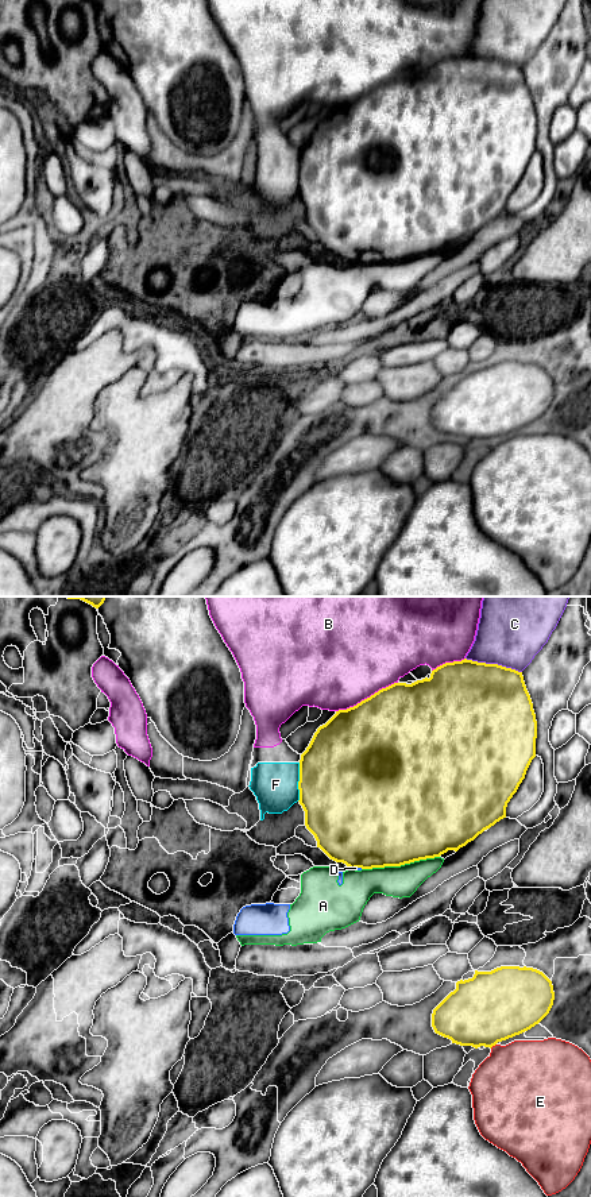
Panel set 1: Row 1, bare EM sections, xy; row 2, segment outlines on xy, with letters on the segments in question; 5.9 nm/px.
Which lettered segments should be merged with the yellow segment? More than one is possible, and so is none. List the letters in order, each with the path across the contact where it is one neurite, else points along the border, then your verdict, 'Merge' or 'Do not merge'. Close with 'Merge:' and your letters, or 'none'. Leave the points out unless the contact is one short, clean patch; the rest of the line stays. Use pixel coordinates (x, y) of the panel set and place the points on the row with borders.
A: Do not merge
B: Do not merge
C: Do not merge
D: Do not merge
E: Do not merge
F: Do not merge
Merge: none

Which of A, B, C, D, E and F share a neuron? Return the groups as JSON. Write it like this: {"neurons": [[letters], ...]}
{"neurons": [["A", "B", "D", "F"], ["C"], ["E"]]}

